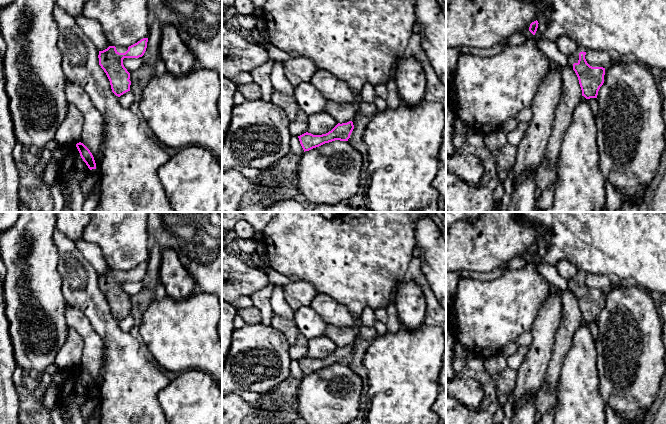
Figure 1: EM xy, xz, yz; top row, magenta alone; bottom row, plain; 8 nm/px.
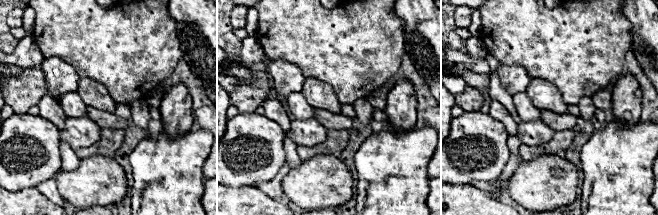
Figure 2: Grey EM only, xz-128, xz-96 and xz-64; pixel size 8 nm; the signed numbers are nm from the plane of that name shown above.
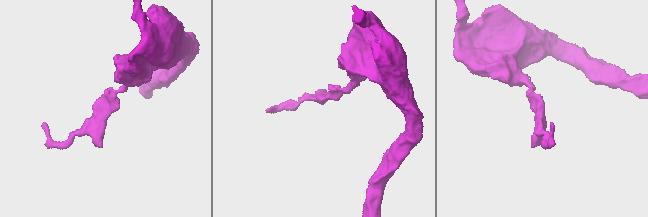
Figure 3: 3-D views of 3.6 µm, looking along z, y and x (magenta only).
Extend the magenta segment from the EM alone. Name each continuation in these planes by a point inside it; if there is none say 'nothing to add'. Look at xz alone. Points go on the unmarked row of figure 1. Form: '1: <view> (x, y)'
nothing to add

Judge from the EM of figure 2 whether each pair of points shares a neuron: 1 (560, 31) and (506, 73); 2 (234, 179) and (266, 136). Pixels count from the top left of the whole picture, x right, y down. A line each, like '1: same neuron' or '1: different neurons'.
1: different neurons
2: same neuron

